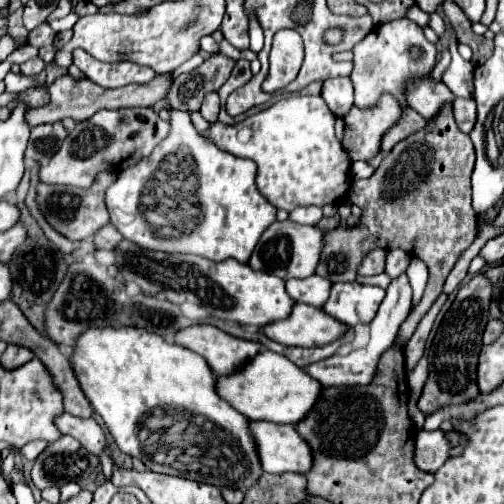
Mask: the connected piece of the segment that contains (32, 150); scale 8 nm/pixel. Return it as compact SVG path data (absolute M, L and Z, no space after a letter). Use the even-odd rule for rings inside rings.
M62 122L34 126L26 148L26 158L36 160L38 164L46 164L56 154L56 150L60 150L64 138L66 138L66 130Z

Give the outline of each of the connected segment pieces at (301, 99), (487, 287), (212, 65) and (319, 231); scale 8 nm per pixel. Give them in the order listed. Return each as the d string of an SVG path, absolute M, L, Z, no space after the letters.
M296 96L274 102L270 108L238 122L232 126L226 126L222 122L214 122L208 132L202 132L212 142L216 142L222 150L232 152L240 158L250 158L258 164L256 174L256 186L258 190L272 202L276 208L284 208L292 212L296 206L324 206L330 202L340 202L350 188L350 156L346 150L338 144L334 136L334 122L336 116L330 112L322 96Z
M474 276L470 282L460 286L452 308L446 312L438 334L434 336L428 362L430 376L422 388L418 408L424 416L436 412L446 404L464 404L474 400L480 390L476 388L476 360L482 348L482 334L488 324L488 308L492 300L492 282L486 276Z
M214 54L212 58L208 58L204 64L200 64L192 72L180 74L174 80L166 98L170 100L174 110L198 112L204 96L208 92L218 90L228 80L234 64L236 62L232 58L224 54Z
M274 222L260 238L258 246L254 248L254 254L250 258L250 266L260 272L274 274L282 280L288 278L308 278L316 274L316 264L320 260L320 252L324 248L324 236L326 230L320 226L308 226L308 224L296 224L296 222Z

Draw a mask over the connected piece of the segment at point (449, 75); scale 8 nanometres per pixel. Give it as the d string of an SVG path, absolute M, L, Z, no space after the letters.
M452 36L452 42L450 42L450 54L452 54L452 64L450 68L446 70L446 74L442 76L444 84L460 98L472 98L472 72L474 72L474 66L470 62L466 62L458 50L456 50L458 42L456 38Z

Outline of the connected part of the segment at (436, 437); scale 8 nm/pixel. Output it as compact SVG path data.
M418 430L416 432L416 466L424 472L438 472L438 468L450 458L450 438L444 430Z

